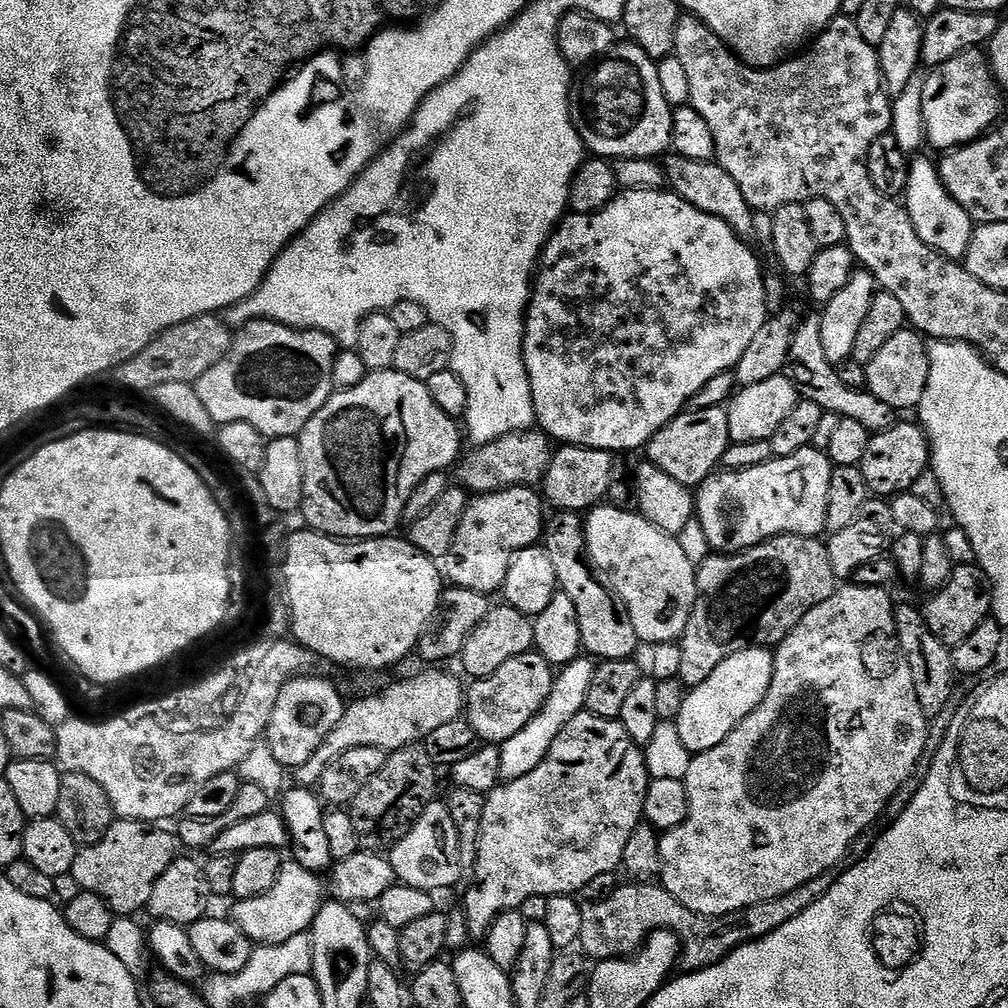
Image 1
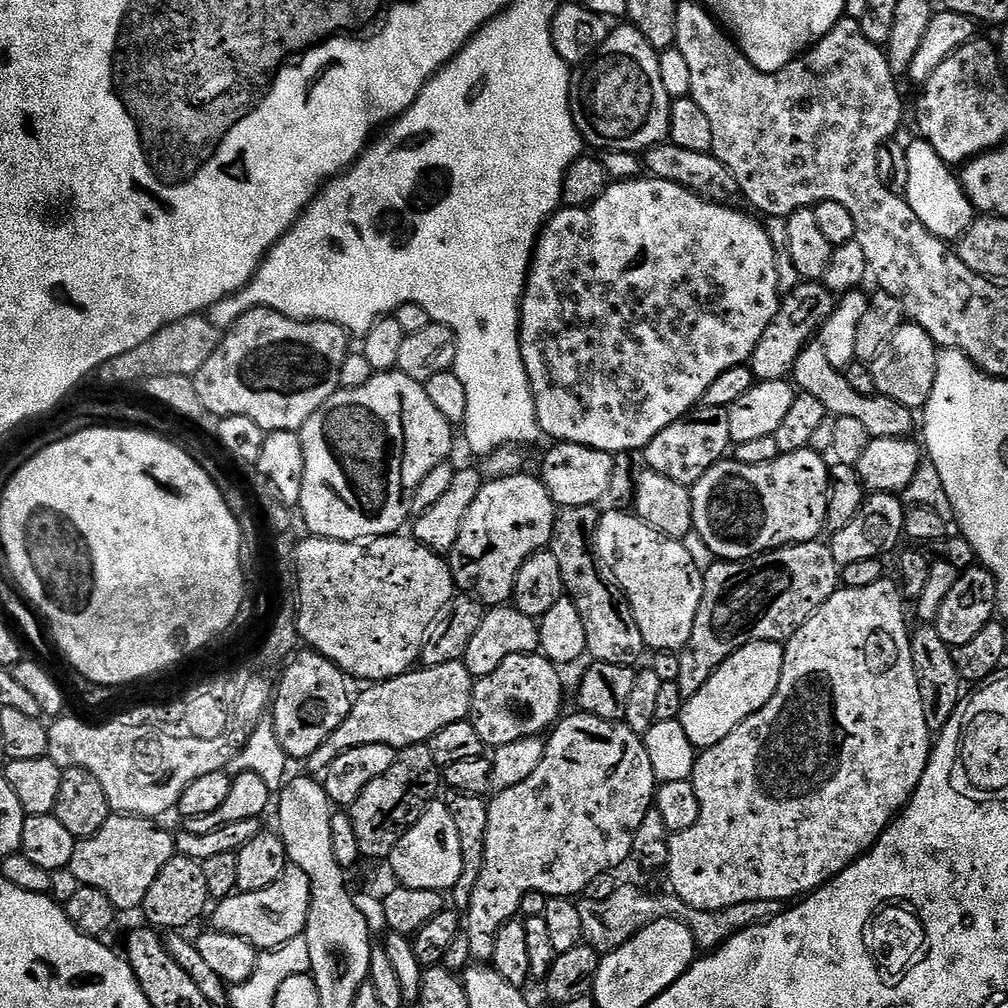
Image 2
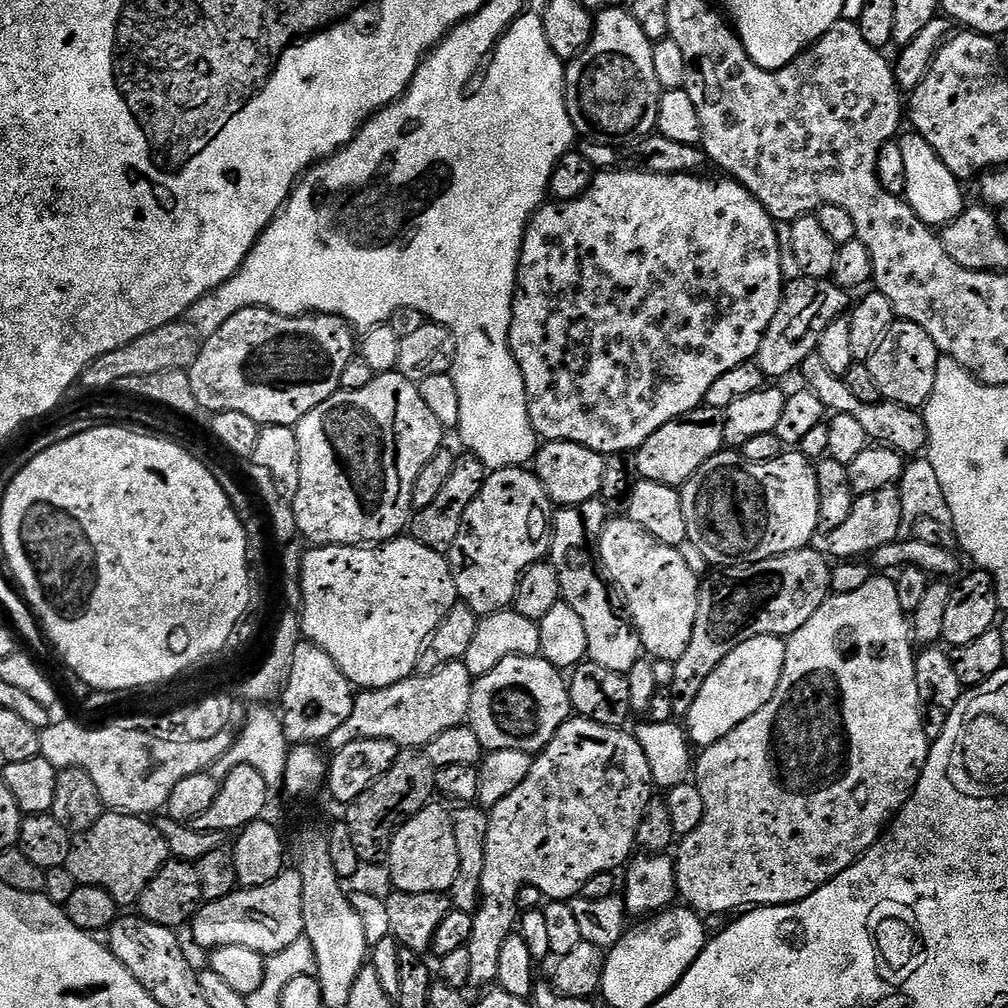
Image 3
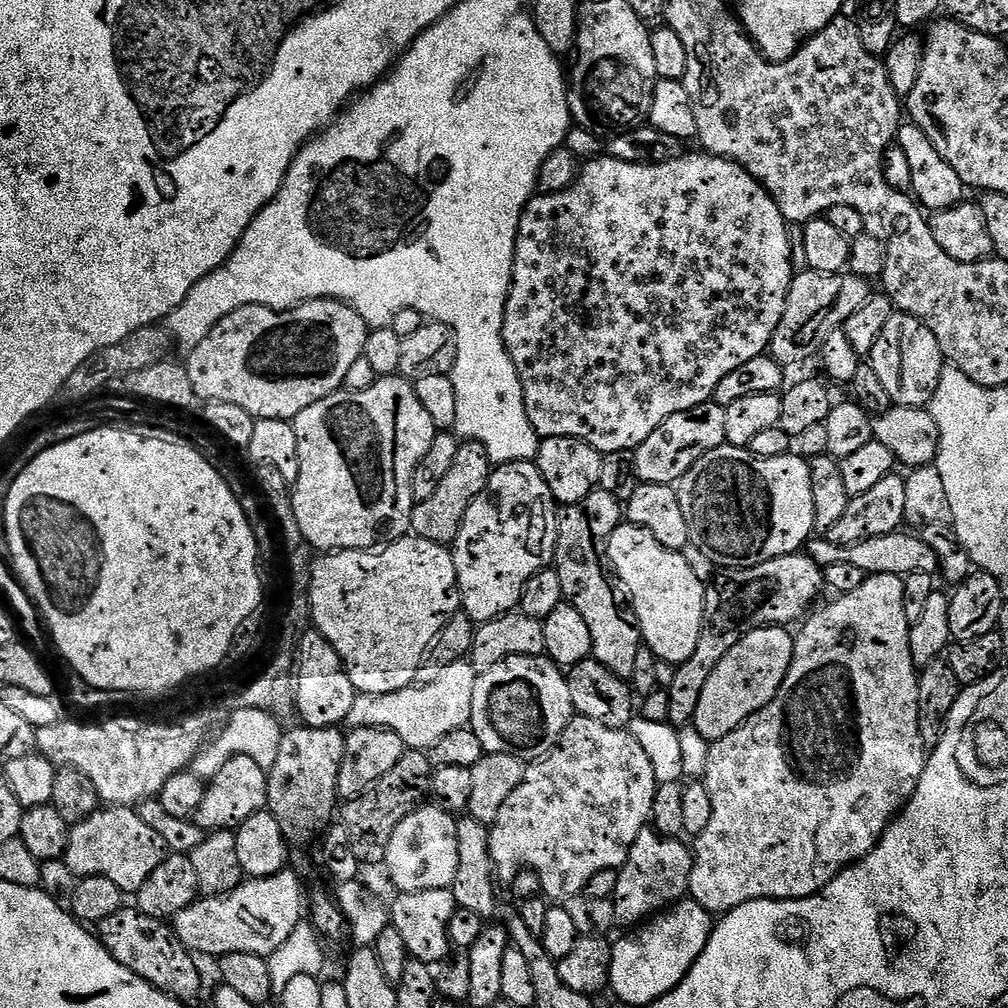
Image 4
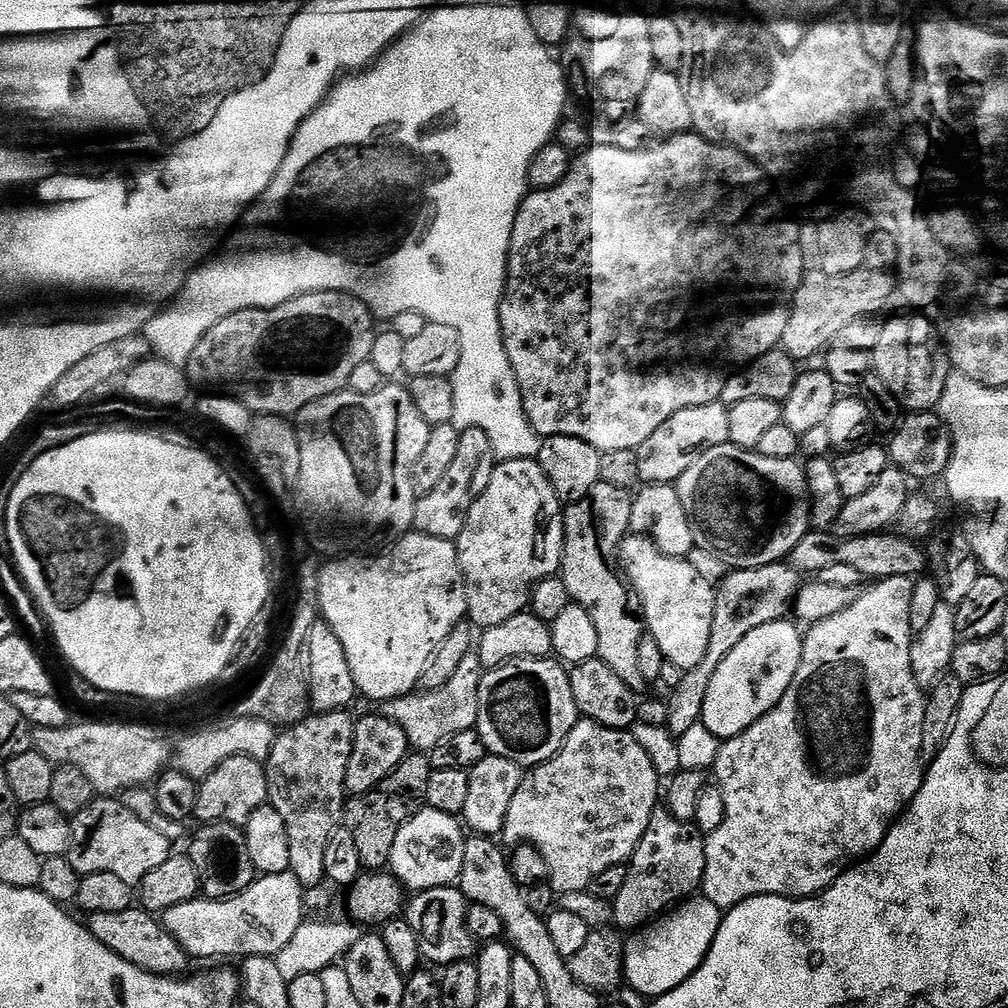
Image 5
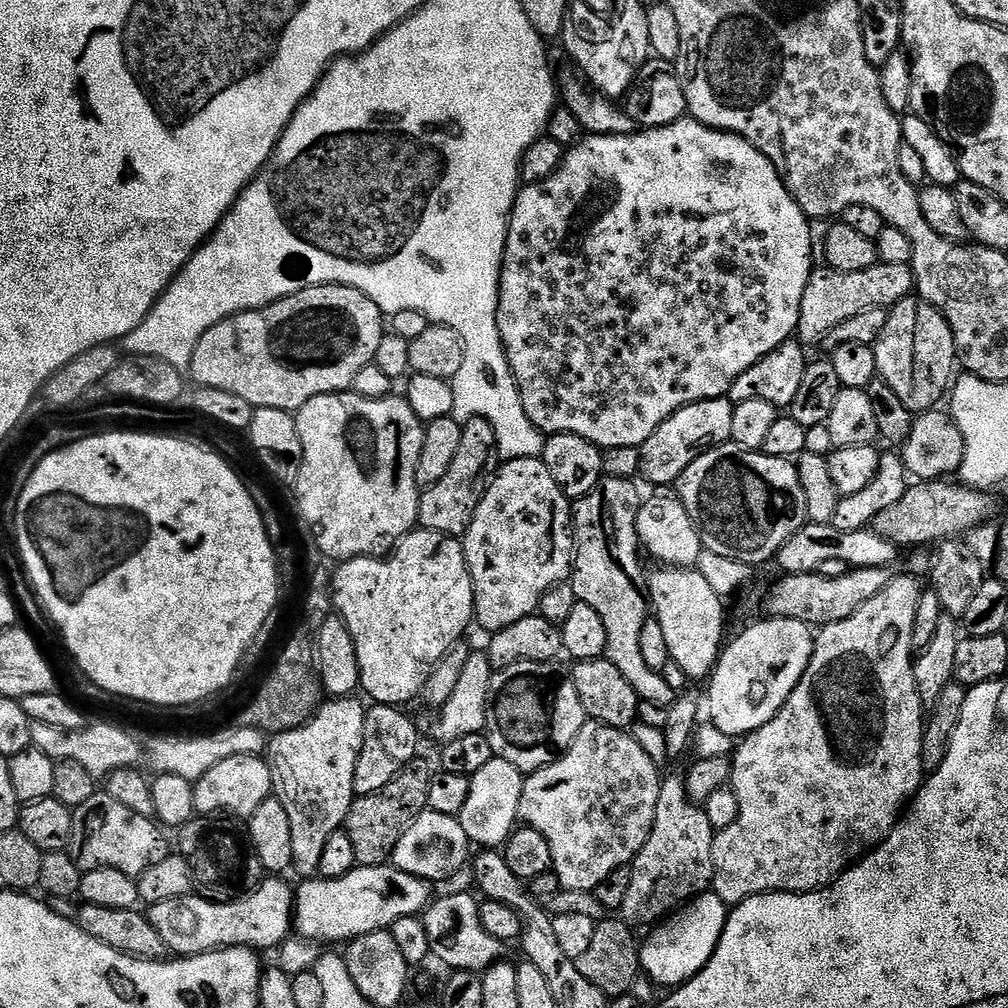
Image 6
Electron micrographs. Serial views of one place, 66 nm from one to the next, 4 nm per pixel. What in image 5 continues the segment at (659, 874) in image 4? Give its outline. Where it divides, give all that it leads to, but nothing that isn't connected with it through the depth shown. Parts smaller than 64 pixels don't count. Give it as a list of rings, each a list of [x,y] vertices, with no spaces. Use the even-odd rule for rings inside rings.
[[[657,807],[656,813],[650,818],[650,826],[646,826],[646,834],[642,834],[627,865],[626,883],[612,904],[612,920],[617,929],[643,928],[689,899],[703,885],[706,870],[705,837],[700,834],[692,836],[691,831],[693,829],[685,821],[674,819],[667,807]]]

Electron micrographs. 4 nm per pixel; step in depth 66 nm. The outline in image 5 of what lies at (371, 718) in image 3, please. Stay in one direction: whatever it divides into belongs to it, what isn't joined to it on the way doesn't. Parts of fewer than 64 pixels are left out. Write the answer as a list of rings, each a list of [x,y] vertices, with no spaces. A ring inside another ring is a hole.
[[[473,650],[462,658],[454,678],[433,692],[415,691],[410,696],[389,700],[383,705],[382,715],[406,730],[409,745],[417,753],[431,754],[446,738],[454,734],[471,732],[478,722],[478,690],[486,669],[480,661],[479,651]]]

